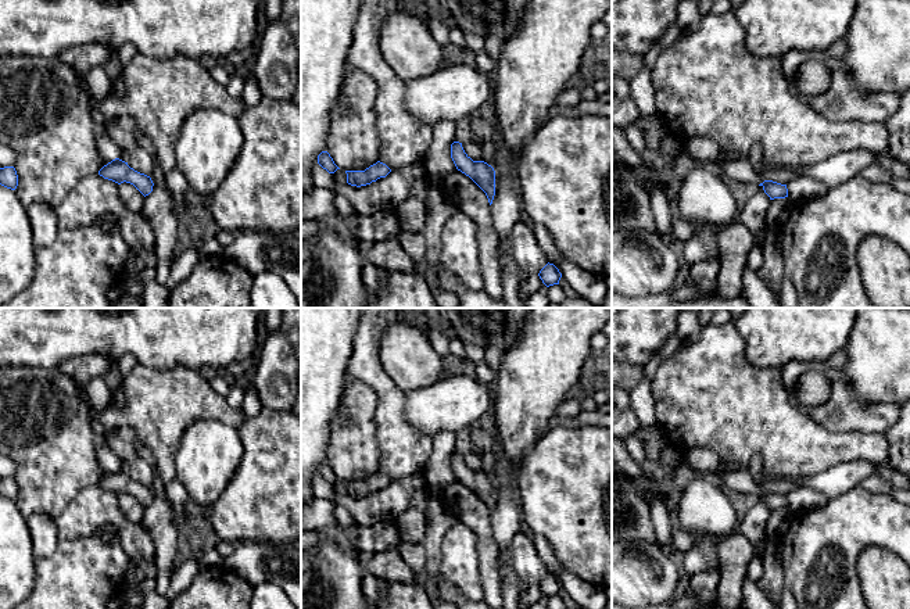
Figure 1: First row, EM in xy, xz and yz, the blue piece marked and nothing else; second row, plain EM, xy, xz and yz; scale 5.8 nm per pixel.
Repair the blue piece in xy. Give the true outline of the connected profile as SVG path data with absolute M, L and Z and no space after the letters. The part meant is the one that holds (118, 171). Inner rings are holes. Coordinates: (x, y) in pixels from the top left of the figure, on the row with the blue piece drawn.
M115 158L107 165L104 165L98 175L104 179L112 180L118 185L126 182L133 185L144 197L148 196L153 191L153 180L150 176L140 173L130 168L128 162Z

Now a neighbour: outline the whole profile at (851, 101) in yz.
M841 57L831 58L832 82L820 96L834 98L832 118L836 121L866 121L884 123L899 108L895 93L870 93L859 87Z

